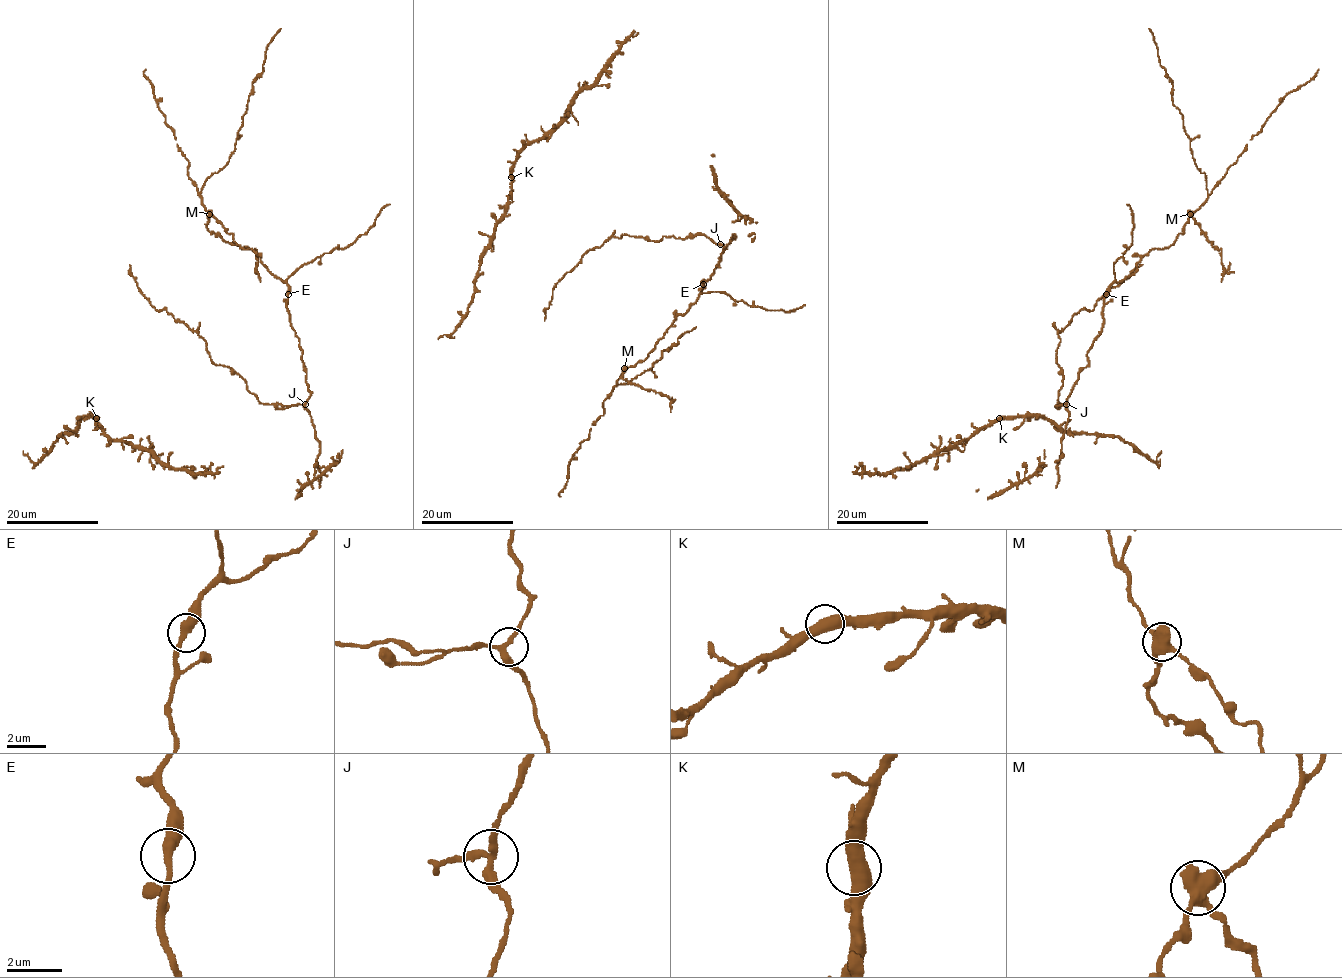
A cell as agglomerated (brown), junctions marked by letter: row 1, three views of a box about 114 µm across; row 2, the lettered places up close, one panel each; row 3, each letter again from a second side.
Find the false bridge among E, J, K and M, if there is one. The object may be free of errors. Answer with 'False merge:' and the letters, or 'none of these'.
False merge: M

